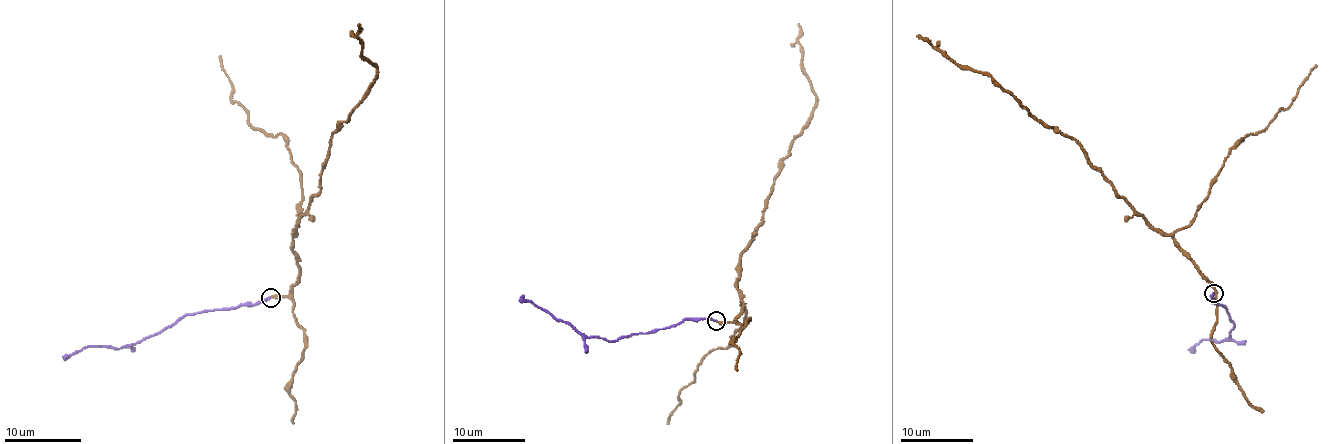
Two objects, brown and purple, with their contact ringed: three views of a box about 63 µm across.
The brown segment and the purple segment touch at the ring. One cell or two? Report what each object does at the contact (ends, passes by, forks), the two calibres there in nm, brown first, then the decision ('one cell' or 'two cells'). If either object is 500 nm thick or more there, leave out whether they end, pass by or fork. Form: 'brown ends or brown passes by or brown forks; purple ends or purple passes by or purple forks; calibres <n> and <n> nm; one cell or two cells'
brown ends; purple ends; calibres 300 and 220 nm; two cells

